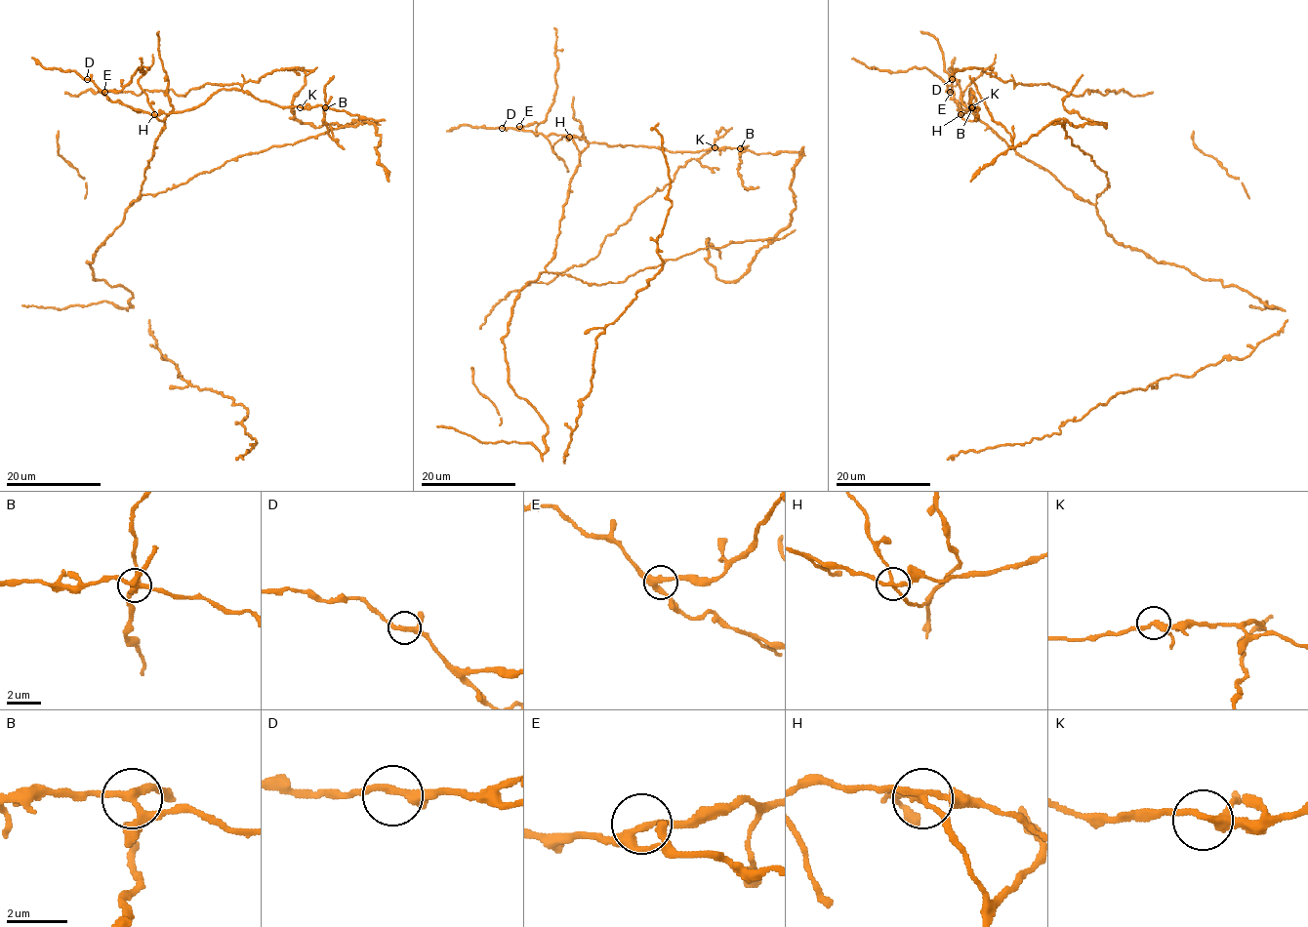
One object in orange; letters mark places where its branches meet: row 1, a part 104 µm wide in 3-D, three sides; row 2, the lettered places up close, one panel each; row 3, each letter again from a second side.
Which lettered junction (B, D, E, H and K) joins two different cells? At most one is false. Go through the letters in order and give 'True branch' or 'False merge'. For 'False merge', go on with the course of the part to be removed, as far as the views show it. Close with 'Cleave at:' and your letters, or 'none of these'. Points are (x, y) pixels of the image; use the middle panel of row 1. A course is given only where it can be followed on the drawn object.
B: True branch
D: True branch
E: True branch
H: False merge
K: True branch
Cleave at: H

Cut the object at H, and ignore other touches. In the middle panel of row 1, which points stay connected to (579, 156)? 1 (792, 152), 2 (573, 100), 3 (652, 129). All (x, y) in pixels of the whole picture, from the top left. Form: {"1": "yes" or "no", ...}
{"1": "no", "2": "yes", "3": "yes"}

